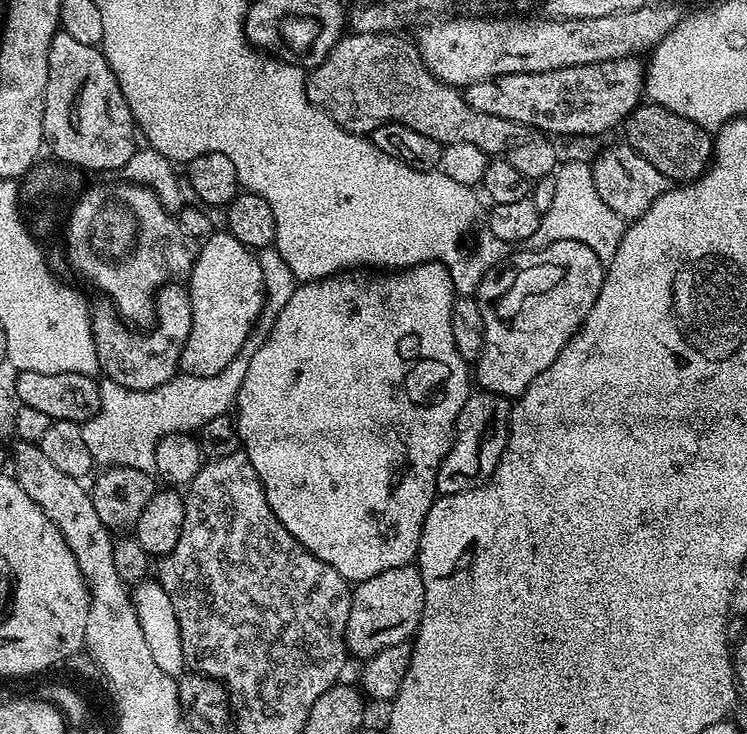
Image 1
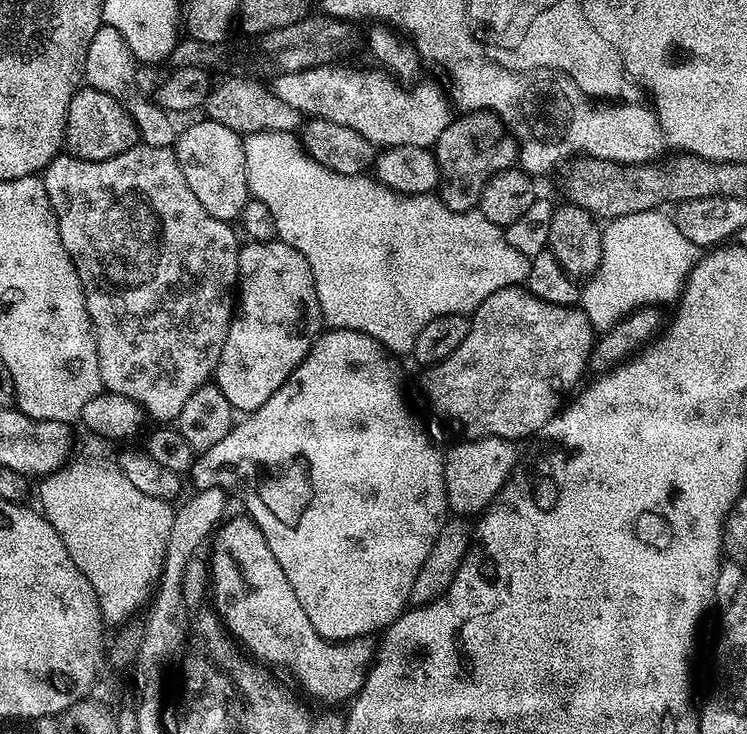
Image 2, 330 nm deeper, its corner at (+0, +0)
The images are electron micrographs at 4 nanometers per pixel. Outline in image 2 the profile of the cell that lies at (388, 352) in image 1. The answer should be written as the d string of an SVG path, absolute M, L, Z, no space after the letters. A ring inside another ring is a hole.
M334 328L331 330L321 331L320 335L312 343L312 349L306 354L306 358L302 358L302 362L292 371L290 378L286 378L286 382L282 382L282 386L278 390L274 390L274 394L270 394L270 398L266 398L266 402L262 402L262 406L258 406L258 410L247 413L243 417L244 420L233 424L232 429L226 434L220 442L210 446L209 449L201 451L198 456L198 472L200 468L200 477L196 480L195 487L201 488L222 488L225 493L237 496L244 503L243 511L252 517L252 521L260 527L262 534L266 538L266 542L270 546L270 554L274 554L274 558L278 558L278 566L282 566L282 574L286 574L286 578L290 582L290 586L294 590L294 594L298 598L298 602L302 606L302 610L306 610L306 618L310 618L310 622L314 622L314 630L318 630L318 634L326 640L333 642L343 642L352 640L355 636L371 636L379 633L381 630L394 623L398 617L404 613L409 607L409 596L411 587L414 584L414 578L418 575L426 556L430 554L430 546L434 546L434 538L438 538L438 534L442 530L445 520L449 519L450 509L448 507L448 495L446 494L446 486L444 485L444 457L441 449L436 449L432 445L432 440L428 437L426 429L420 425L420 420L414 413L408 409L408 400L404 397L404 376L400 373L400 368L396 365L397 357L393 355L379 340L375 340L373 336L367 336L365 332L352 330L350 328Z

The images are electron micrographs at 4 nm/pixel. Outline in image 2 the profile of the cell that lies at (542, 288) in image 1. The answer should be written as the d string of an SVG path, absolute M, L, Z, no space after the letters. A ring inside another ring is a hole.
M524 286L503 288L490 294L490 298L471 313L466 342L462 342L450 358L425 371L428 373L424 376L424 396L433 414L454 431L461 432L464 440L484 440L493 436L513 442L527 441L564 407L581 383L584 367L593 356L594 329L583 307L551 304Z

